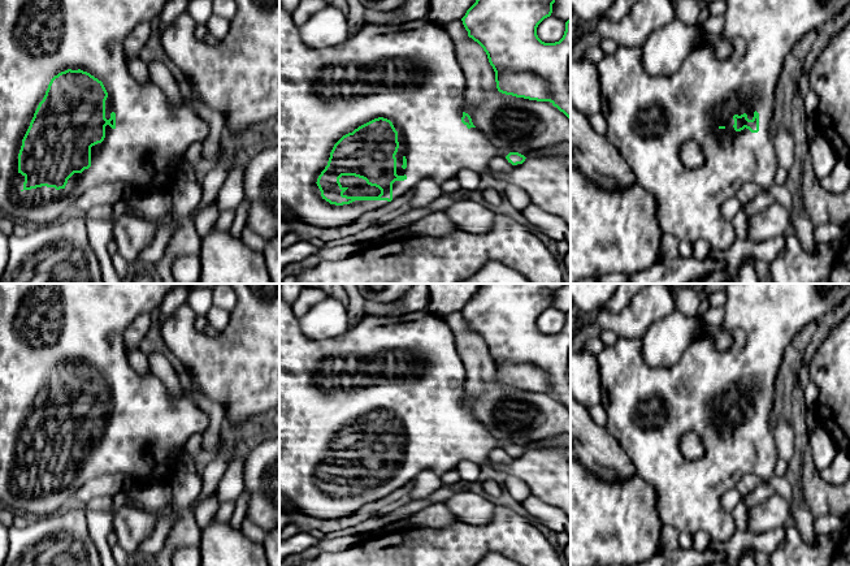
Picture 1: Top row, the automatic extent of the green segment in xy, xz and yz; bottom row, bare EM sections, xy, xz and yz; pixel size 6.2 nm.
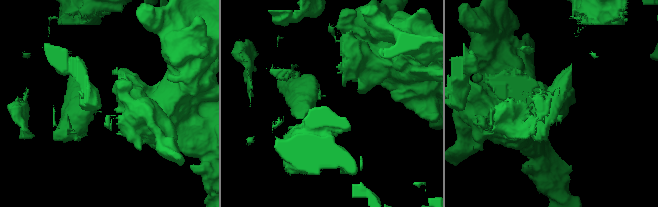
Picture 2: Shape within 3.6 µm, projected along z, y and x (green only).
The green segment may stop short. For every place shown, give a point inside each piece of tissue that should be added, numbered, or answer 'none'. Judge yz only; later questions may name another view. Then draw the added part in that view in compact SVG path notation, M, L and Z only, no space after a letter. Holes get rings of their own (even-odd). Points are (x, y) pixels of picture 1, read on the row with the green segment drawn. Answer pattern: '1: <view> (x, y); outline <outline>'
1: yz (649, 117); outline M727 0L727 10L723 16L724 27L720 35L733 46L733 53L725 60L717 59L708 43L698 42L682 65L671 75L647 74L641 61L639 47L619 46L613 53L604 55L604 57L595 64L600 82L602 113L604 115L607 122L607 138L624 157L625 163L630 167L636 182L654 196L656 203L656 221L663 234L671 234L690 243L694 243L697 239L704 239L711 246L711 249L721 251L728 250L732 246L732 243L736 241L736 234L730 222L728 222L721 215L721 204L727 199L736 196L738 190L746 182L755 182L766 189L769 189L775 183L775 174L777 172L779 164L771 141L769 125L773 115L773 103L779 85L779 77L784 66L784 61L793 49L794 44L798 43L807 33L823 27L825 22L831 21L834 16L841 13L849 4L850 0ZM755 111L759 113L759 131L751 133L746 128L741 131L736 131L733 128L733 116L741 116L746 113L747 118L753 120ZM690 141L698 142L704 154L704 163L701 167L693 169L688 168L680 157L682 144Z

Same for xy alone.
1: xy (39, 39); outline M0 0L0 209L3 215L26 226L55 222L73 209L74 200L84 191L105 183L125 182L138 187L165 190L181 176L181 157L187 148L209 134L208 125L186 104L174 107L162 90L152 83L140 86L129 73L125 39L140 22L157 17L169 0ZM68 69L83 70L103 82L108 98L105 118L116 113L116 128L105 126L105 138L91 147L91 167L74 173L64 189L23 189L25 176L18 172L18 154L34 113L43 100L51 79Z

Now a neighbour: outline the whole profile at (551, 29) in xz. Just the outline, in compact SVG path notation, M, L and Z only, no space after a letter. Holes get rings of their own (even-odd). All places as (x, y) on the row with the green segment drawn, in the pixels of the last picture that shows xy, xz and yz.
M552 16L545 18L537 27L537 35L545 43L559 42L564 31L565 22Z

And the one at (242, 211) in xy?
M244 198L239 207L235 209L235 219L229 229L234 237L240 237L243 229L246 228L248 209L250 200Z

